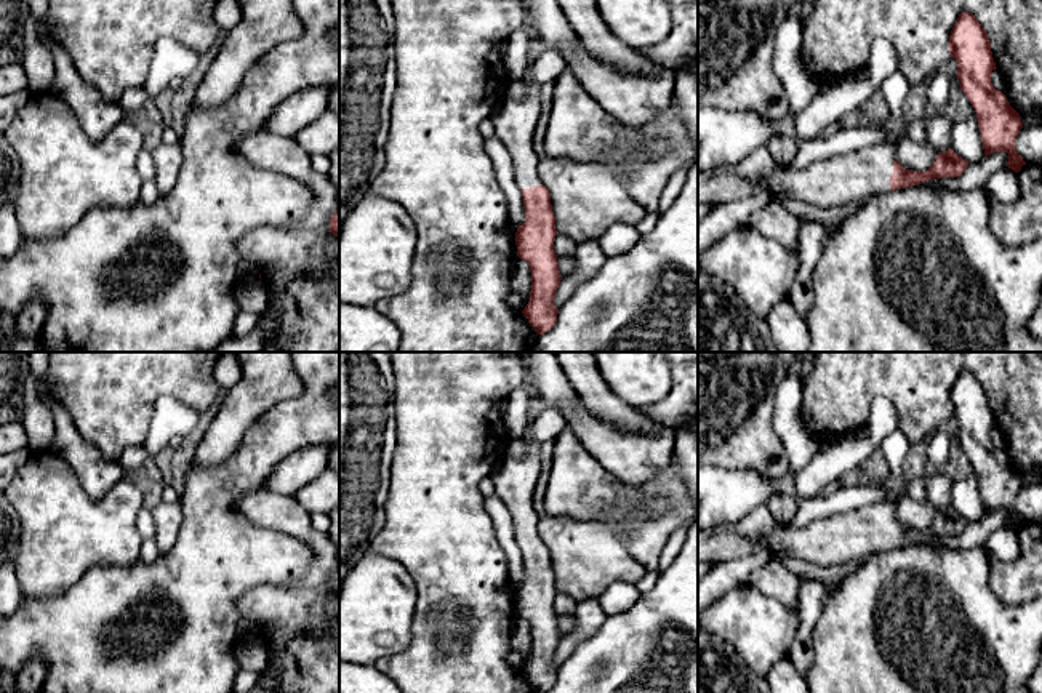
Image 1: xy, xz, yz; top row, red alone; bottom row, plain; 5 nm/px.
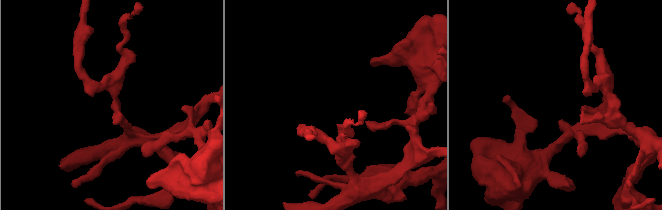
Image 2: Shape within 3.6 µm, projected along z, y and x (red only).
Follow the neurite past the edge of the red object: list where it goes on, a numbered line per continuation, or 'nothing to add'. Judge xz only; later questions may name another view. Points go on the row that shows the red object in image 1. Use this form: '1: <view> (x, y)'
1: xz (514, 120)

